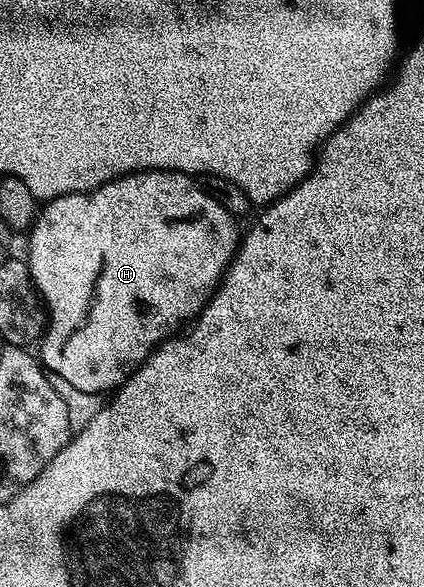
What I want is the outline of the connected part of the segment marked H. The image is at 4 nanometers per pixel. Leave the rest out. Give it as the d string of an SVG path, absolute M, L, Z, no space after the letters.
M130 172L127 176L110 180L108 184L96 186L92 192L65 192L56 200L46 201L38 209L35 223L29 229L31 245L27 248L27 256L25 255L25 263L31 269L35 290L45 305L47 321L41 343L38 345L39 352L37 351L44 369L51 376L65 378L69 386L77 386L77 390L86 392L107 394L124 384L163 341L171 339L182 329L179 327L186 320L194 321L215 295L215 289L223 281L232 258L239 251L241 228L239 232L235 224L238 224L236 217L232 216L229 210L225 210L225 206L221 206L217 198L209 195L202 183L197 182L196 177L185 172Z

